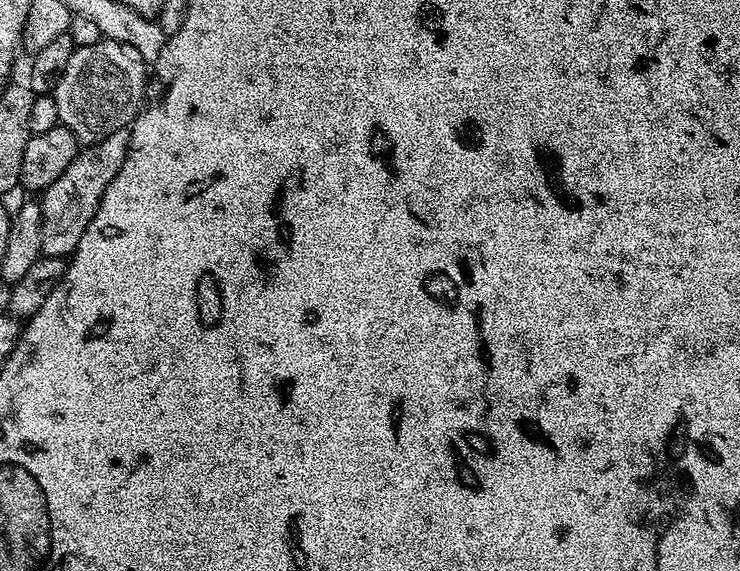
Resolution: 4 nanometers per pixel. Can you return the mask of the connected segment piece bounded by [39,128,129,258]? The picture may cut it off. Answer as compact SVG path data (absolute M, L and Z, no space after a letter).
M123 128L102 138L96 144L81 147L76 153L74 162L66 166L66 174L62 174L58 182L44 189L42 199L39 201L42 210L43 255L68 258L75 252L82 234L100 209L102 194L106 194L106 186L114 182L118 170L122 170L122 162L126 162L128 134L129 129Z

